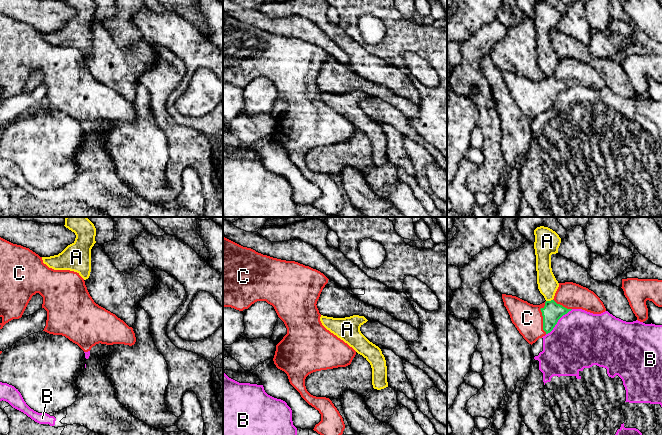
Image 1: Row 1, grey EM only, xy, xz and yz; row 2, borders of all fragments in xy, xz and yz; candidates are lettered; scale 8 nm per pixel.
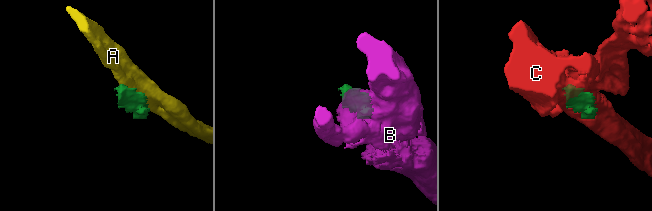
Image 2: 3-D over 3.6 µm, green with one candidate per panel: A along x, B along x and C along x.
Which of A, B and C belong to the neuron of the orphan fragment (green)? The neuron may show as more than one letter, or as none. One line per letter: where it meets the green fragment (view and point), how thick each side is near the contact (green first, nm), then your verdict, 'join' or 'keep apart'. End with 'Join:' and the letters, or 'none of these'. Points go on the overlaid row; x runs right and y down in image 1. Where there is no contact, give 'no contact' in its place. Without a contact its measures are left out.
A: yz (549, 301) | 160/160 nm | keep apart
B: yz (557, 321) | 160/460 nm | keep apart
C: yz (543, 317) | 160/240 nm | join
Join: C

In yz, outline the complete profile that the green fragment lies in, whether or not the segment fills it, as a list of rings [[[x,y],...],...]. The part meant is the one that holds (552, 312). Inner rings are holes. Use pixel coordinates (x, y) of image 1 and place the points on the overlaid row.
[[[573,282],[559,283],[554,299],[533,305],[516,296],[502,294],[512,323],[529,343],[550,333],[558,320],[572,309],[601,314],[606,308],[591,290]]]

